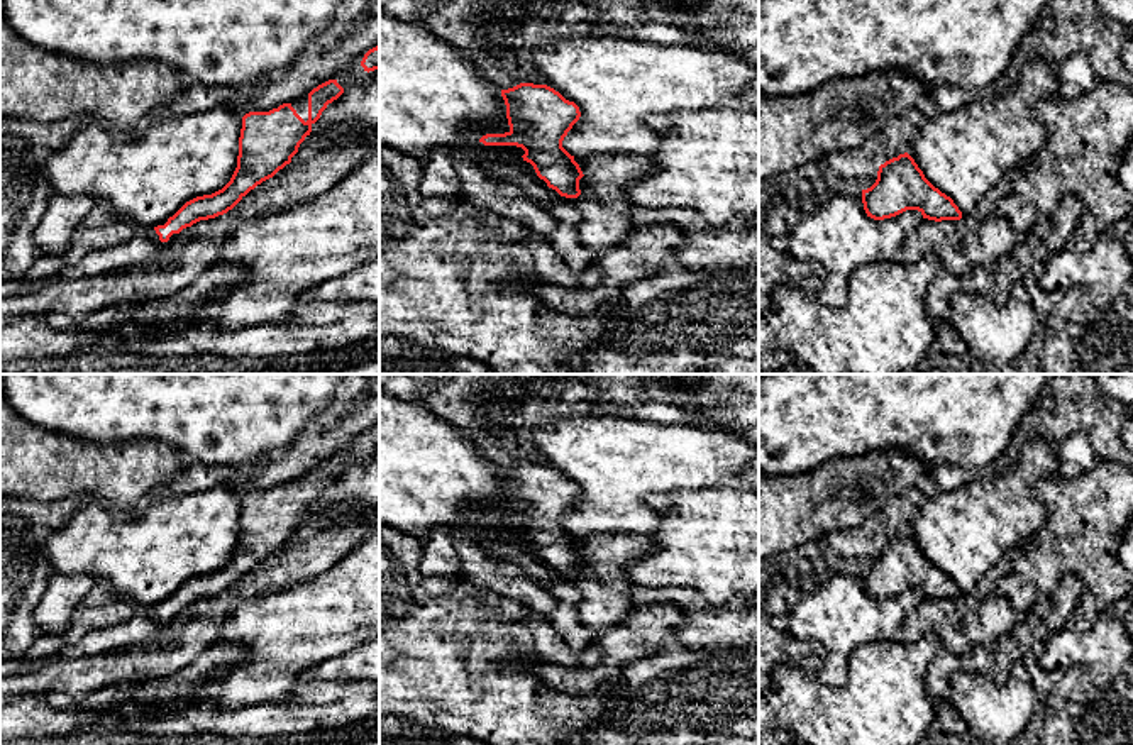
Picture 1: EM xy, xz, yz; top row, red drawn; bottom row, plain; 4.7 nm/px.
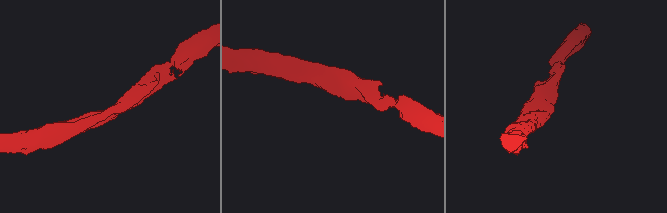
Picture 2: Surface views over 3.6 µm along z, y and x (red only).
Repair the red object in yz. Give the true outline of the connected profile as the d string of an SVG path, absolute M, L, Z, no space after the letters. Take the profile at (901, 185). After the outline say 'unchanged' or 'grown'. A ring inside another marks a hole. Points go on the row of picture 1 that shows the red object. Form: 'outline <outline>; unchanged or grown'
outline M904 152L879 166L876 183L862 190L867 217L884 220L906 210L918 210L923 218L960 220L962 212L950 196L935 188Z; unchanged

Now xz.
outline M520 83L501 90L501 97L510 130L486 134L479 142L522 147L523 161L533 166L549 188L561 196L578 198L584 174L574 156L562 147L562 141L579 120L579 107L547 85Z; unchanged

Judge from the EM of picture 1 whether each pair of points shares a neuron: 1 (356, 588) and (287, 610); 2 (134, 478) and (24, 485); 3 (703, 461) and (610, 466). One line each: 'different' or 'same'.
1: same
2: same
3: same

